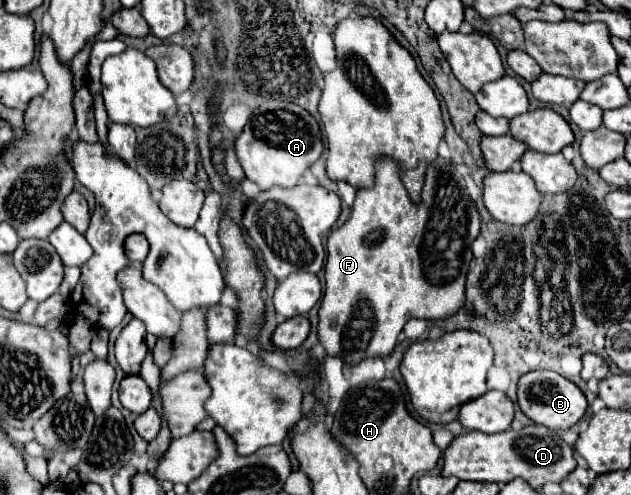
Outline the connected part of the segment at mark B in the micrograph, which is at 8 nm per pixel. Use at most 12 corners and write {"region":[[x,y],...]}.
{"region":[[555,371],[519,377],[517,403],[533,423],[573,427],[587,399]]}

